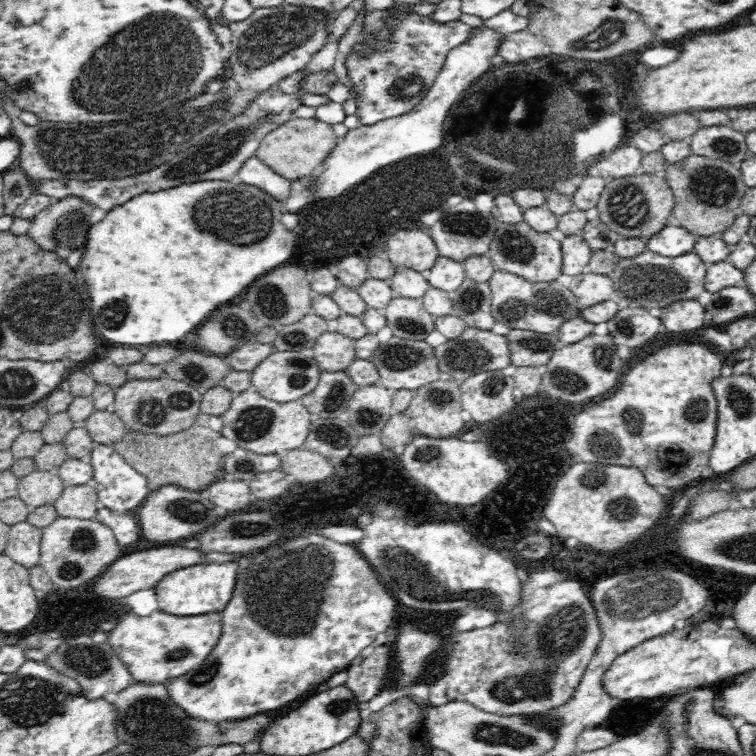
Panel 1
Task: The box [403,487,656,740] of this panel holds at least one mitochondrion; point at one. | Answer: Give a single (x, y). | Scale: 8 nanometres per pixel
(561, 637)

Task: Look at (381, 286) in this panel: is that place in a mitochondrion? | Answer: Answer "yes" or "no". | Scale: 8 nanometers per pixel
no

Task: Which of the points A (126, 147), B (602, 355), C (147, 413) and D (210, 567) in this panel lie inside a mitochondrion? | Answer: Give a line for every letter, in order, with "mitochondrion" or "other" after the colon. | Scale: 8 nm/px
A: mitochondrion
B: mitochondrion
C: mitochondrion
D: other

